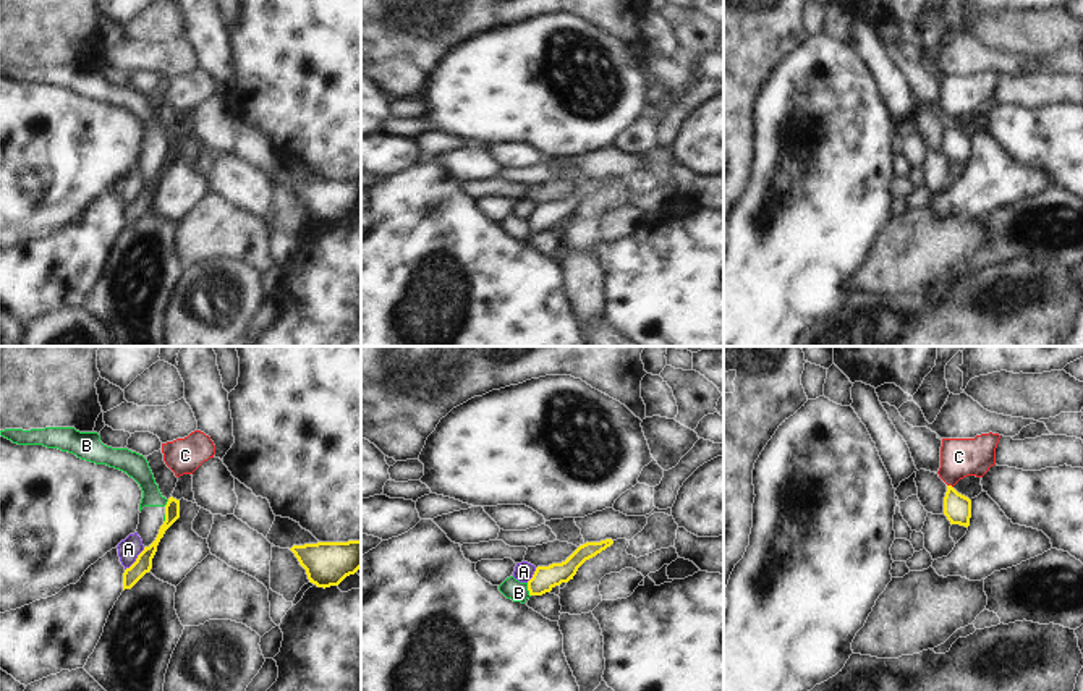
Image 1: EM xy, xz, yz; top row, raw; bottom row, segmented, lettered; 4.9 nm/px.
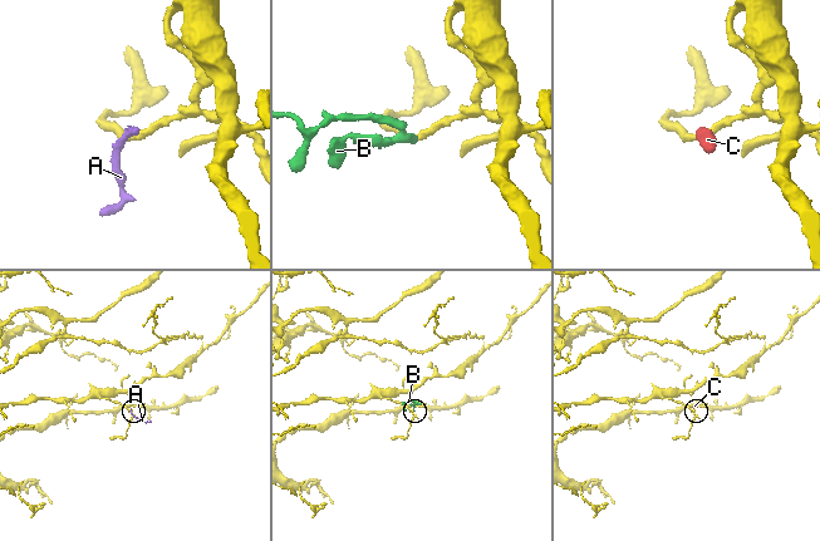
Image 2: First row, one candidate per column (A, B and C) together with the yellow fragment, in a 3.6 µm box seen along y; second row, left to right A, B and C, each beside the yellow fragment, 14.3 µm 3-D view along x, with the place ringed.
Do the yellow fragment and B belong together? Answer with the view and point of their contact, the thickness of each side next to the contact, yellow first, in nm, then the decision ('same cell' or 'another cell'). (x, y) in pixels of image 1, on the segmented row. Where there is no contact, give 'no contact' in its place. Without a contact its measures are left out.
contact xz (528, 589); calibres 120 and 100 nm; another cell

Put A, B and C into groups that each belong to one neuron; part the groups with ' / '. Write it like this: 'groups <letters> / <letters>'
groups A C / B

